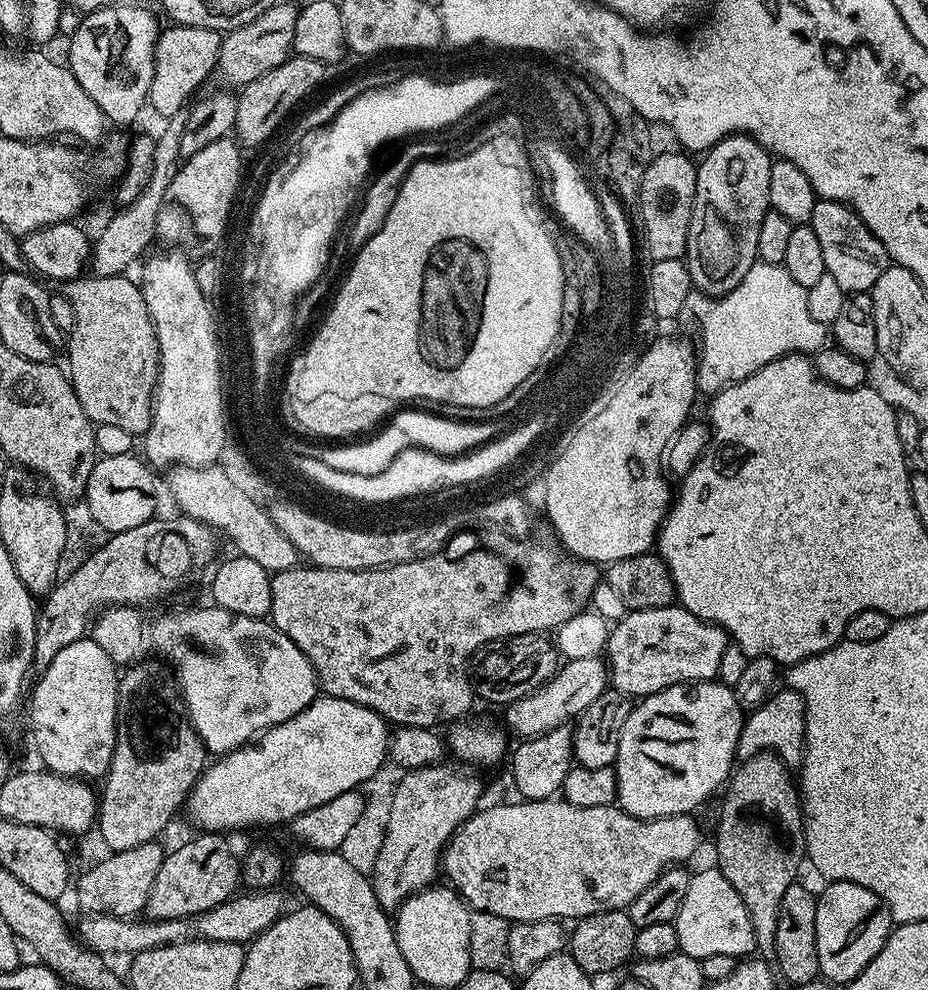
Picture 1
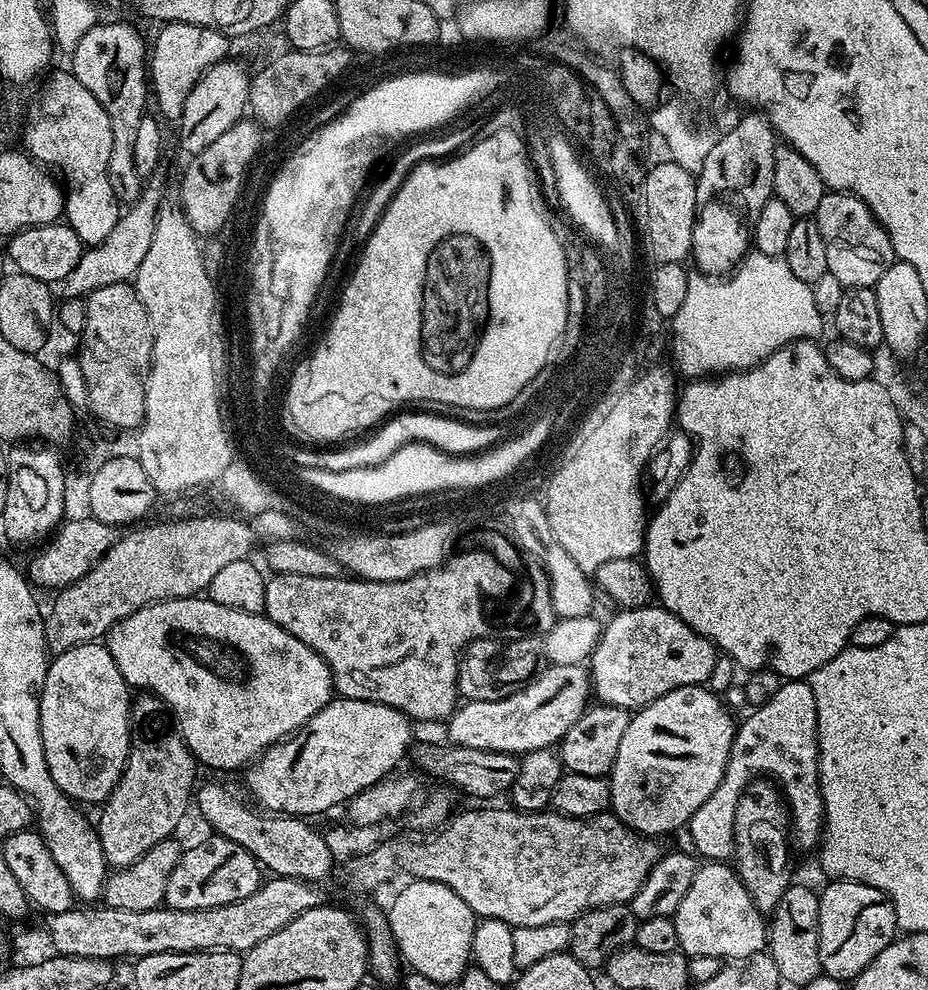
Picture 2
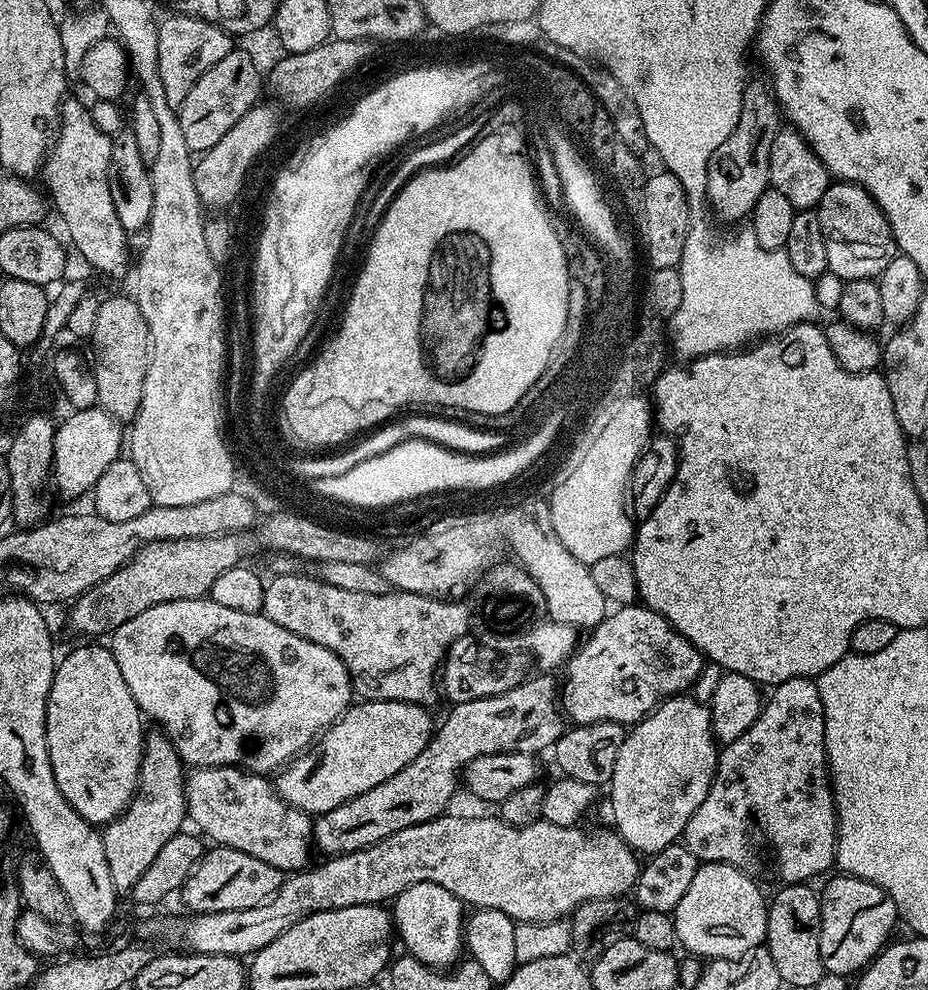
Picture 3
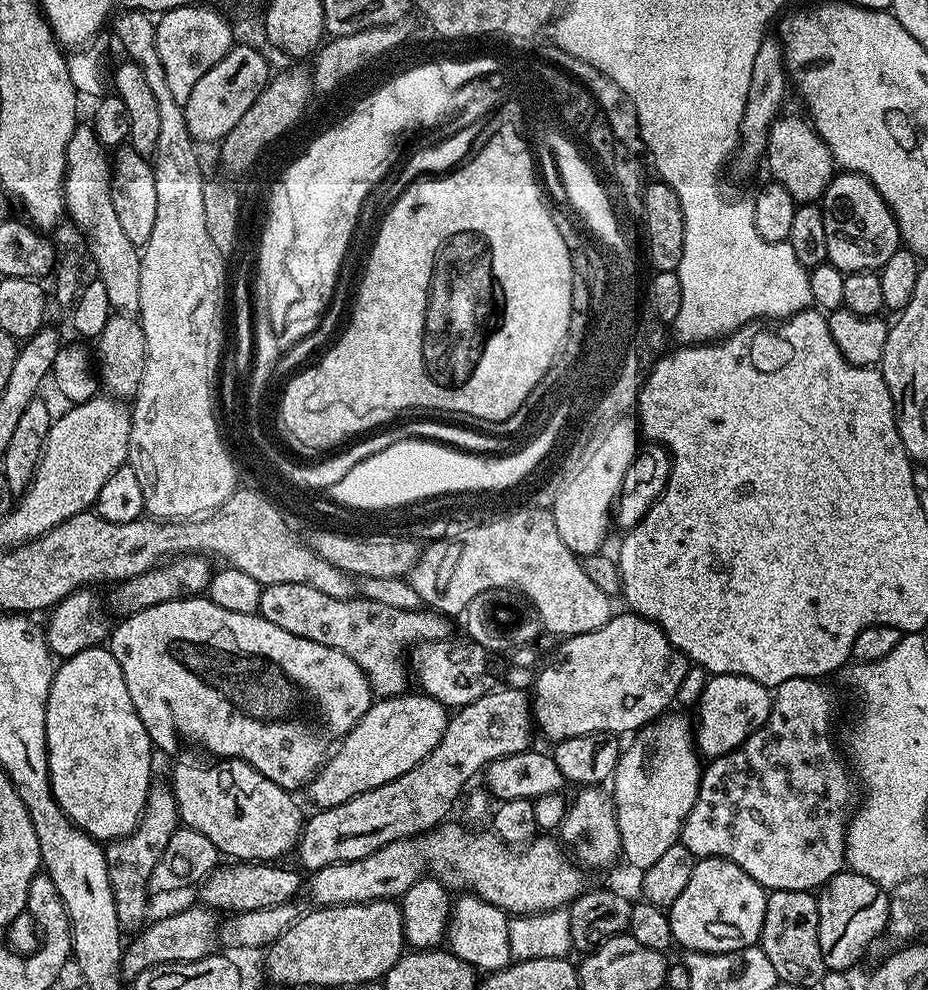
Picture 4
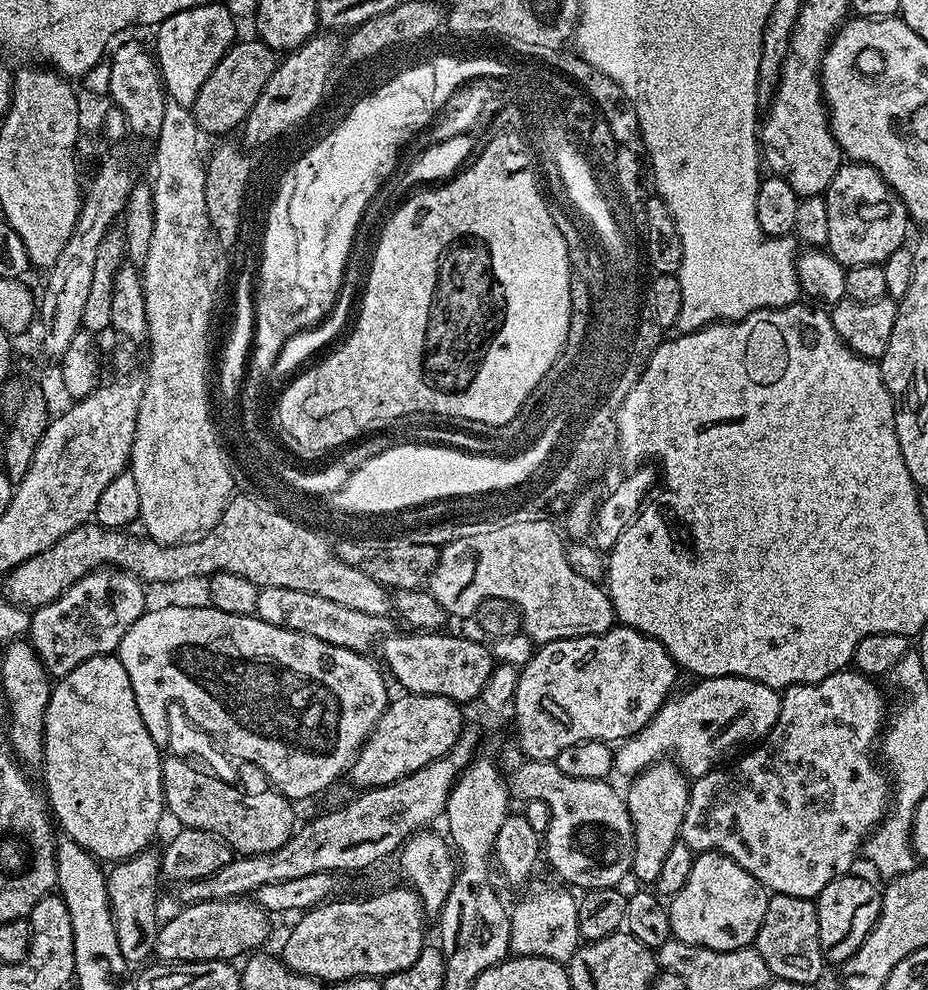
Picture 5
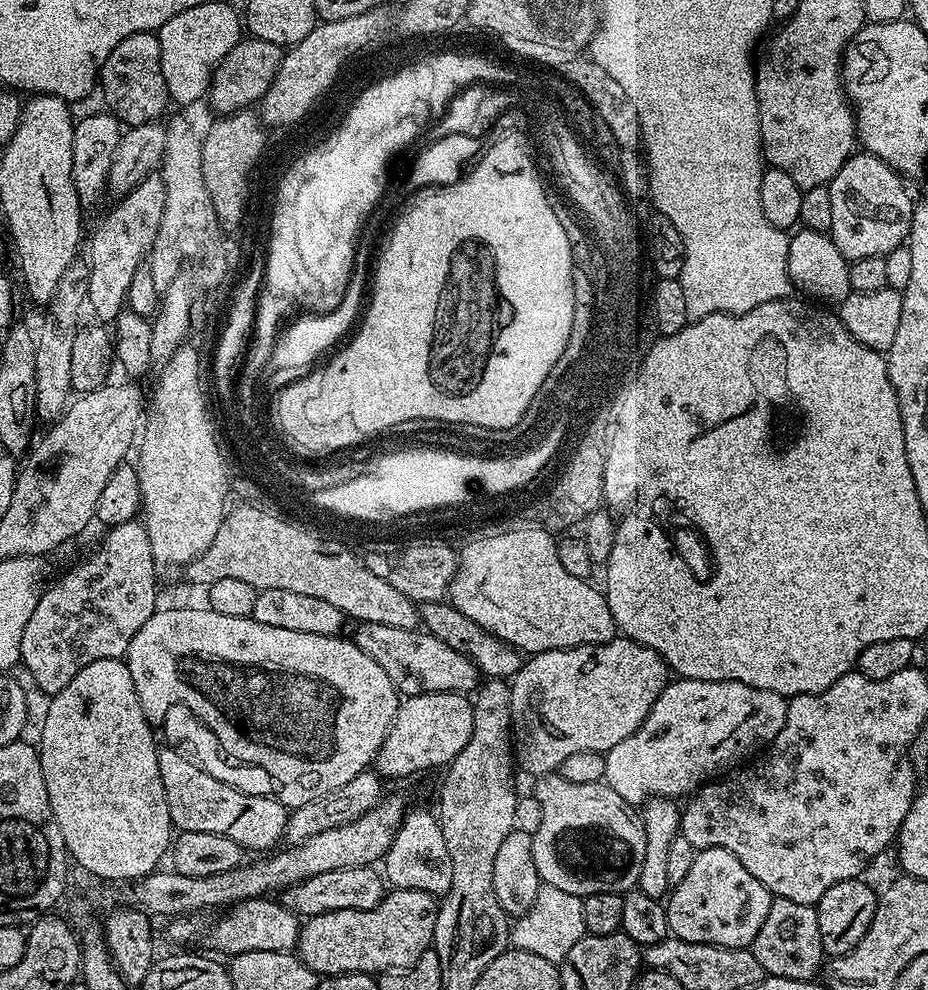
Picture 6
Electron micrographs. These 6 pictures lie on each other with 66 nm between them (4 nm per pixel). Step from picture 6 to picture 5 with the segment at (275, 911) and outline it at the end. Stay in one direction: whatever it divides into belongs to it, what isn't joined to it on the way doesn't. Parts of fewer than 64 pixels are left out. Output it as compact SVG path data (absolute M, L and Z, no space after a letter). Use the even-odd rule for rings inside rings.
M252 898L207 900L186 904L177 916L161 923L156 930L155 955L164 962L185 964L199 960L235 961L235 956L255 953L272 932L270 913Z

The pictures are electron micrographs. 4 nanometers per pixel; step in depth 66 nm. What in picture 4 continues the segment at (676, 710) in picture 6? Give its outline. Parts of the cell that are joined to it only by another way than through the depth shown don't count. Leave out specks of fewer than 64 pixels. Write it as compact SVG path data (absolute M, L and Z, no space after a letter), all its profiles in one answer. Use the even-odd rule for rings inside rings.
M715 674L707 677L700 692L700 705L694 716L694 739L708 758L724 756L733 752L754 730L758 730L770 718L772 692L764 684L754 682L754 678L734 674Z

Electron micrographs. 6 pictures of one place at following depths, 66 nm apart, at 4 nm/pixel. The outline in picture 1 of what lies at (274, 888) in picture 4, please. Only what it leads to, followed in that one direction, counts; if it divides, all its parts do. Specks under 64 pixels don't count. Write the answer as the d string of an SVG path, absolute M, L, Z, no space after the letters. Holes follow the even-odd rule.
M196 834L193 840L180 844L169 851L162 862L162 870L158 870L158 878L154 878L154 886L150 886L150 898L146 902L144 912L149 920L188 920L202 914L214 906L224 904L237 895L242 884L242 864L232 853L225 837L220 834Z

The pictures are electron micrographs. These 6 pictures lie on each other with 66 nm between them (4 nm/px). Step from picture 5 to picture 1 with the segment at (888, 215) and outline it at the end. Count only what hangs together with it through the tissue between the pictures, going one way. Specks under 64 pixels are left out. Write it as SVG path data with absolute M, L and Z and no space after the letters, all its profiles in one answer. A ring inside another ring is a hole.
M817 199L810 227L822 245L822 262L824 271L838 286L842 286L845 294L858 292L871 293L874 282L882 278L882 274L890 267L888 251L878 238L858 218L846 204L839 204L836 200Z

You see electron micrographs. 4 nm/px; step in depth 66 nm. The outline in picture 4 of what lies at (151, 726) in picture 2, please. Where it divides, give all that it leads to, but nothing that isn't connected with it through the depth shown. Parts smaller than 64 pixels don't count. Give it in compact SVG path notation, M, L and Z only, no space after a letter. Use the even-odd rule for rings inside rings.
M153 783L152 789L148 792L144 813L131 835L113 840L104 848L104 856L108 860L110 886L114 894L114 910L118 914L121 929L140 930L145 927L144 915L148 912L148 896L150 897L150 874L154 874L158 858L162 858L170 838L176 833L179 818L171 783Z

